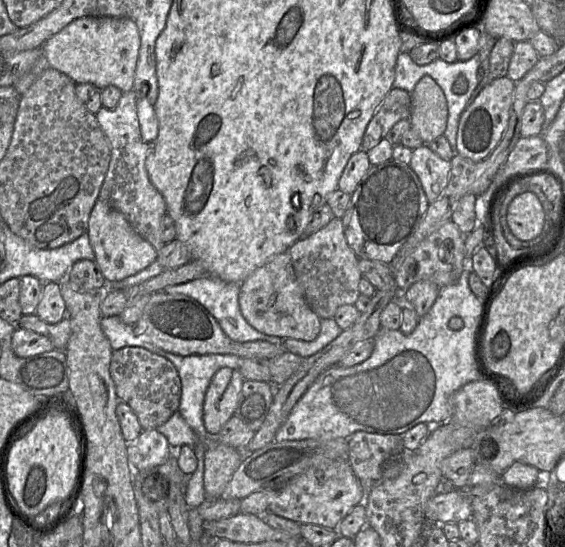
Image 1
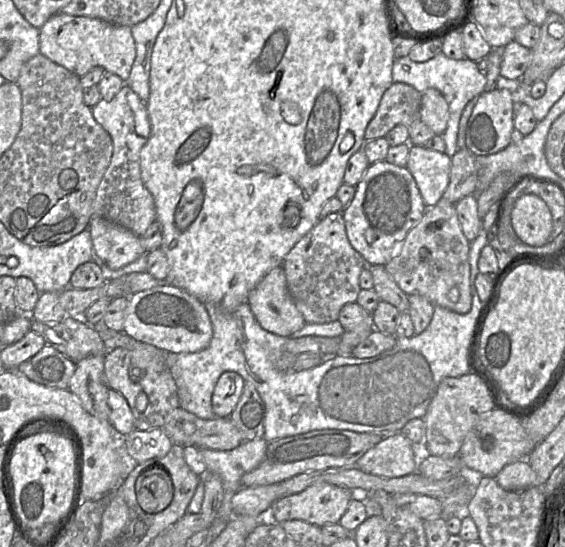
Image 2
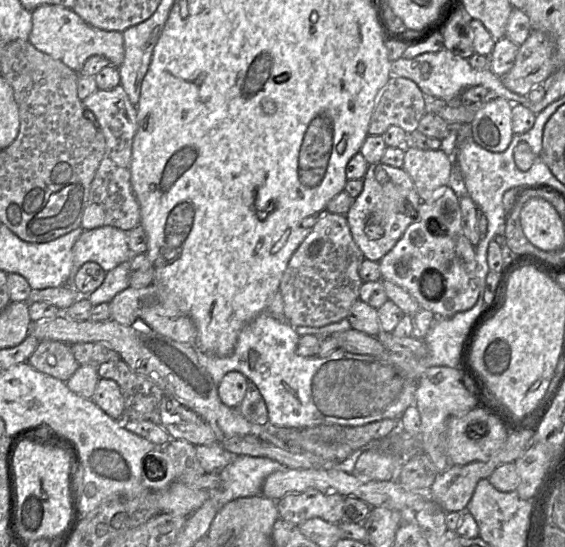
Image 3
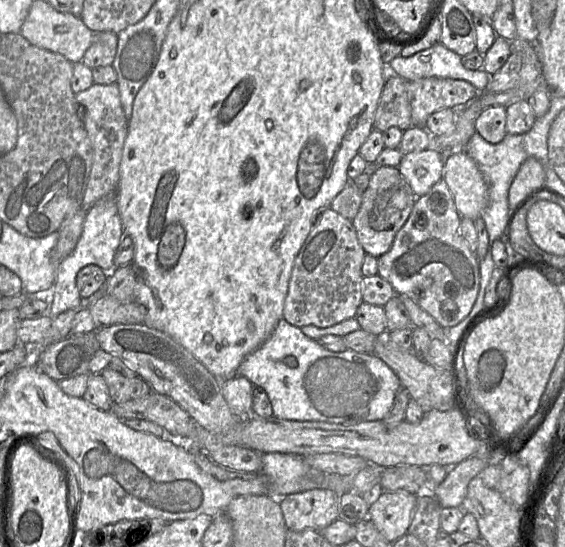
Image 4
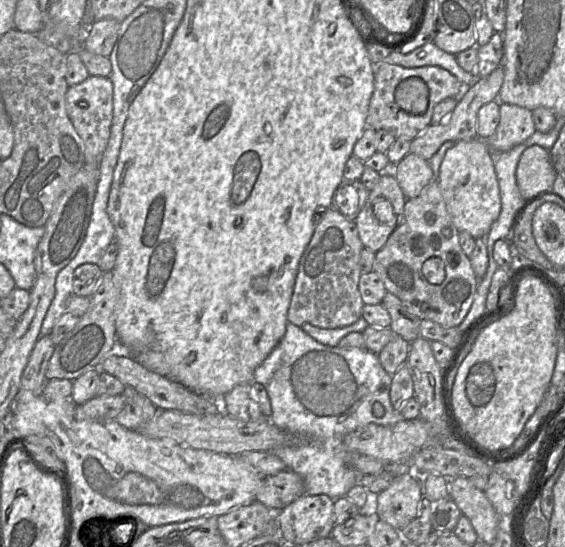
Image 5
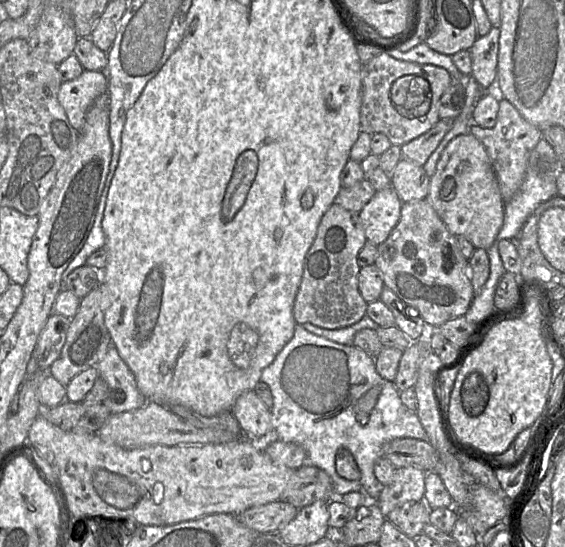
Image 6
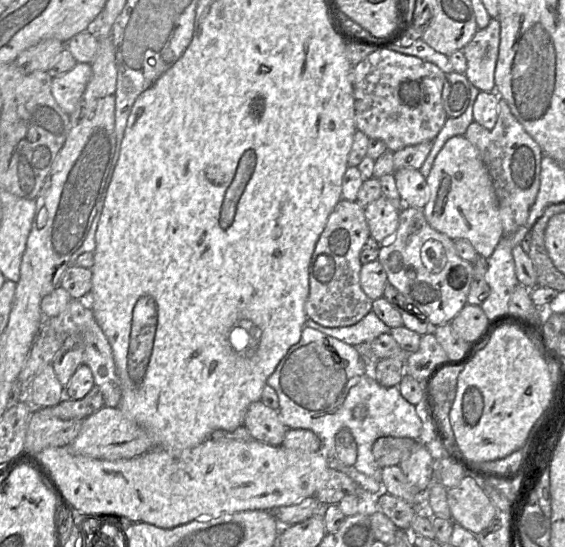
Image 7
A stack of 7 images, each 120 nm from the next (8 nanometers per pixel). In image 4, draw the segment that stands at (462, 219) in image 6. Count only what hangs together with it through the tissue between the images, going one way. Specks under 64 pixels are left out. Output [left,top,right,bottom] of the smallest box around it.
[443,151,488,220]

